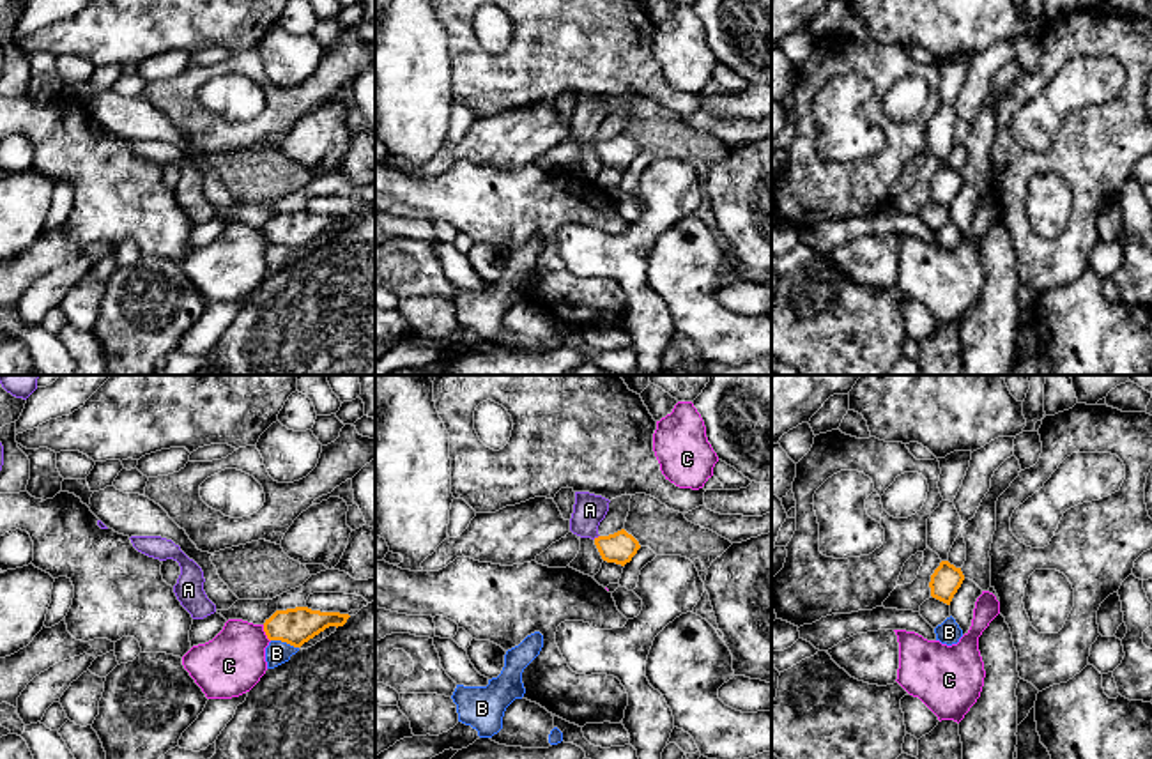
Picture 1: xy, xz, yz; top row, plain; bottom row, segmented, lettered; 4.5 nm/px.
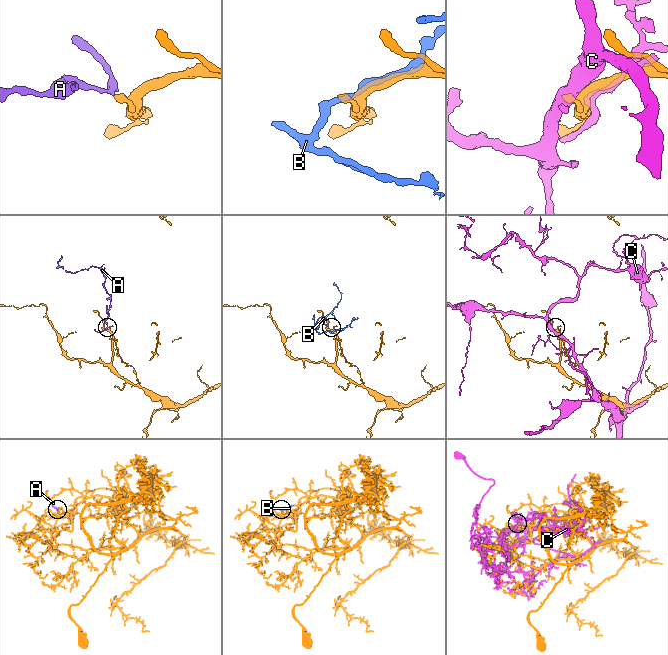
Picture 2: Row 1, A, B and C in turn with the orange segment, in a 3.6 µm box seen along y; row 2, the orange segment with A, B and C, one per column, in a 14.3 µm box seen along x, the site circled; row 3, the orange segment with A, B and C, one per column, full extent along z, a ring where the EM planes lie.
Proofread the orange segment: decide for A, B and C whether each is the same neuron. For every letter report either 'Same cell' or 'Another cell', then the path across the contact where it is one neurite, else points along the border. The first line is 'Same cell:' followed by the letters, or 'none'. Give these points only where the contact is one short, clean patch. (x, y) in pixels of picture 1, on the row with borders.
Same cell: A
A: Same cell. Path across: xz (620, 547), (609, 547), (595, 538), (590, 529), (590, 510)
B: Another cell
C: Another cell

